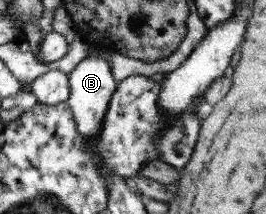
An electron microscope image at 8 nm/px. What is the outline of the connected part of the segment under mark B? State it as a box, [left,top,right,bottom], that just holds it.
[66,56,117,142]

